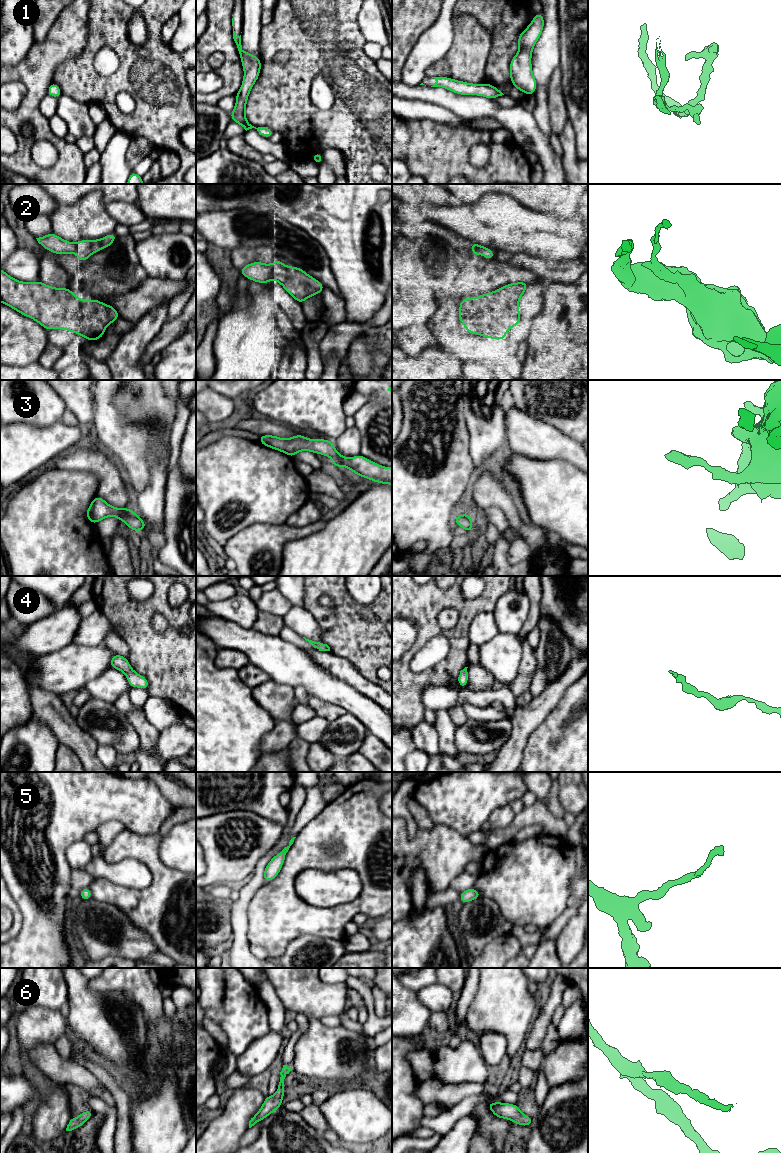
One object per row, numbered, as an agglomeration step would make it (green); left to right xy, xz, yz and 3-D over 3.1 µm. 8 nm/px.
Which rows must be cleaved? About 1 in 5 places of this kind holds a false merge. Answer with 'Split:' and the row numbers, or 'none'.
Split: none

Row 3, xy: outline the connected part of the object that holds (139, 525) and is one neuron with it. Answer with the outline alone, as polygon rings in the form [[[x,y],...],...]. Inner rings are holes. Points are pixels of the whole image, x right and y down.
[[[97,495],[86,511],[86,518],[95,525],[110,516],[116,516],[119,521],[124,521],[132,531],[140,532],[145,530],[147,526],[142,518],[136,515],[131,508],[115,508]]]

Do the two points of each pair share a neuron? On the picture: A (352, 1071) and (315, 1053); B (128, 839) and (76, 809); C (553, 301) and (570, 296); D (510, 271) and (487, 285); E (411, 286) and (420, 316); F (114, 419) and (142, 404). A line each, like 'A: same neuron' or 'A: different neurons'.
A: same neuron
B: different neurons
C: same neuron
D: same neuron
E: same neuron
F: different neurons

